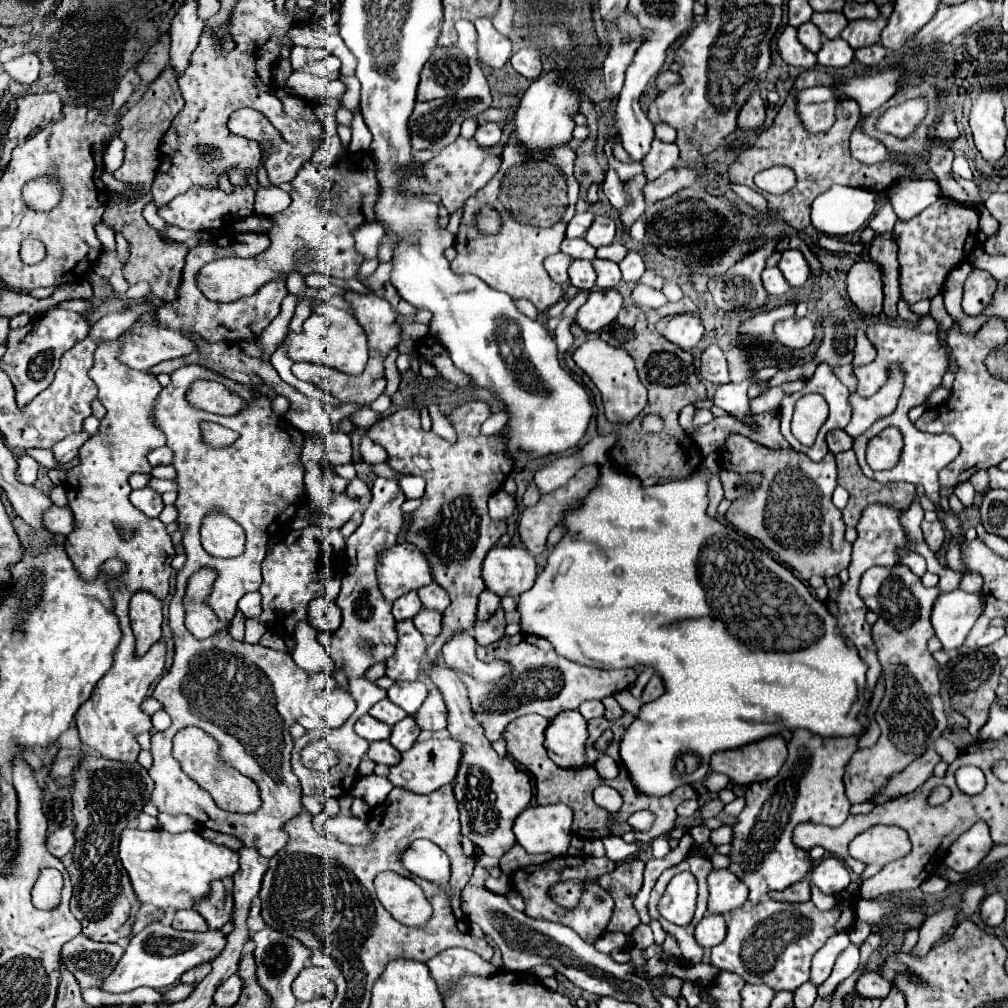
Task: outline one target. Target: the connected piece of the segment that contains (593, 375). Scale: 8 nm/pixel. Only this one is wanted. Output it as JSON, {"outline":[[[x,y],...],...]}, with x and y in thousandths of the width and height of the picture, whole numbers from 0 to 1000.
{"outline":[[[583,336],[569,348],[569,358],[595,386],[603,418],[623,420],[631,412],[637,410],[637,406],[641,404],[641,398],[643,398],[643,390],[641,390],[641,384],[633,376],[627,354],[619,346],[609,346],[597,336]]]}

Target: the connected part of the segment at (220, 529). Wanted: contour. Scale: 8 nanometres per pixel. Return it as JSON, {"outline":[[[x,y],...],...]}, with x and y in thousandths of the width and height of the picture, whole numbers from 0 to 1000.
{"outline":[[[208,509],[200,519],[200,541],[212,553],[236,553],[242,549],[242,527],[222,509]]]}

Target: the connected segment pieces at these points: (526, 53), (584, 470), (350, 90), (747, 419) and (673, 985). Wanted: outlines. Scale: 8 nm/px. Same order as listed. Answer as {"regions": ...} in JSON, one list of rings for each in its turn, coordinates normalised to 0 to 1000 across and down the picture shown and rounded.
{"regions":[[[[524,45],[518,51],[510,53],[506,59],[508,66],[524,76],[524,78],[532,78],[538,72],[538,63],[536,63],[536,47],[534,45]]],[[[580,461],[563,477],[563,481],[544,489],[544,491],[538,491],[536,497],[530,501],[530,503],[524,503],[520,505],[518,513],[516,513],[516,519],[514,519],[514,529],[516,529],[516,535],[518,539],[522,541],[522,545],[528,549],[528,551],[536,551],[540,545],[542,545],[542,533],[546,529],[546,525],[550,521],[554,521],[554,517],[560,513],[560,509],[563,505],[569,505],[569,501],[573,501],[573,497],[577,493],[581,493],[581,489],[591,481],[591,475],[593,475],[594,463],[591,461]]],[[[337,76],[343,84],[343,92],[341,92],[341,100],[339,104],[345,110],[357,110],[357,80],[353,76]]],[[[736,378],[732,382],[730,380],[714,382],[710,386],[710,392],[708,392],[708,402],[716,404],[720,410],[728,412],[738,422],[748,426],[750,418],[748,418],[748,412],[744,412],[744,396],[740,390],[742,384],[744,384],[744,378]]],[[[661,967],[661,975],[659,975],[659,985],[673,991],[675,989],[675,979],[677,979],[677,973],[673,969],[667,969],[667,967]]]]}

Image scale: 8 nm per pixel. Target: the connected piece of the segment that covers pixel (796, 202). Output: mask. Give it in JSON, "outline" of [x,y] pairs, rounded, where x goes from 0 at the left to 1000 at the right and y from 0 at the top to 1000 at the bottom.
{"outline":[[[786,90],[780,98],[780,102],[776,104],[774,112],[770,114],[768,122],[762,128],[758,128],[746,144],[732,150],[732,156],[722,166],[722,176],[726,182],[742,184],[748,189],[752,189],[752,188],[746,178],[752,170],[764,168],[770,164],[784,166],[790,172],[790,184],[784,189],[780,189],[778,193],[764,193],[758,189],[754,189],[754,191],[762,201],[762,209],[770,211],[772,217],[780,219],[788,227],[794,229],[804,223],[806,199],[810,197],[810,193],[813,193],[815,189],[819,189],[821,186],[825,186],[829,182],[843,184],[843,186],[857,186],[857,188],[865,188],[865,189],[873,191],[873,189],[879,189],[887,182],[889,176],[905,174],[903,166],[897,166],[887,158],[883,158],[879,162],[871,162],[871,164],[857,164],[843,154],[841,138],[851,122],[851,102],[849,100],[843,100],[843,98],[833,100],[827,126],[813,134],[802,134],[792,112],[788,112],[788,110],[790,110],[790,104],[788,104],[788,90]]]}

